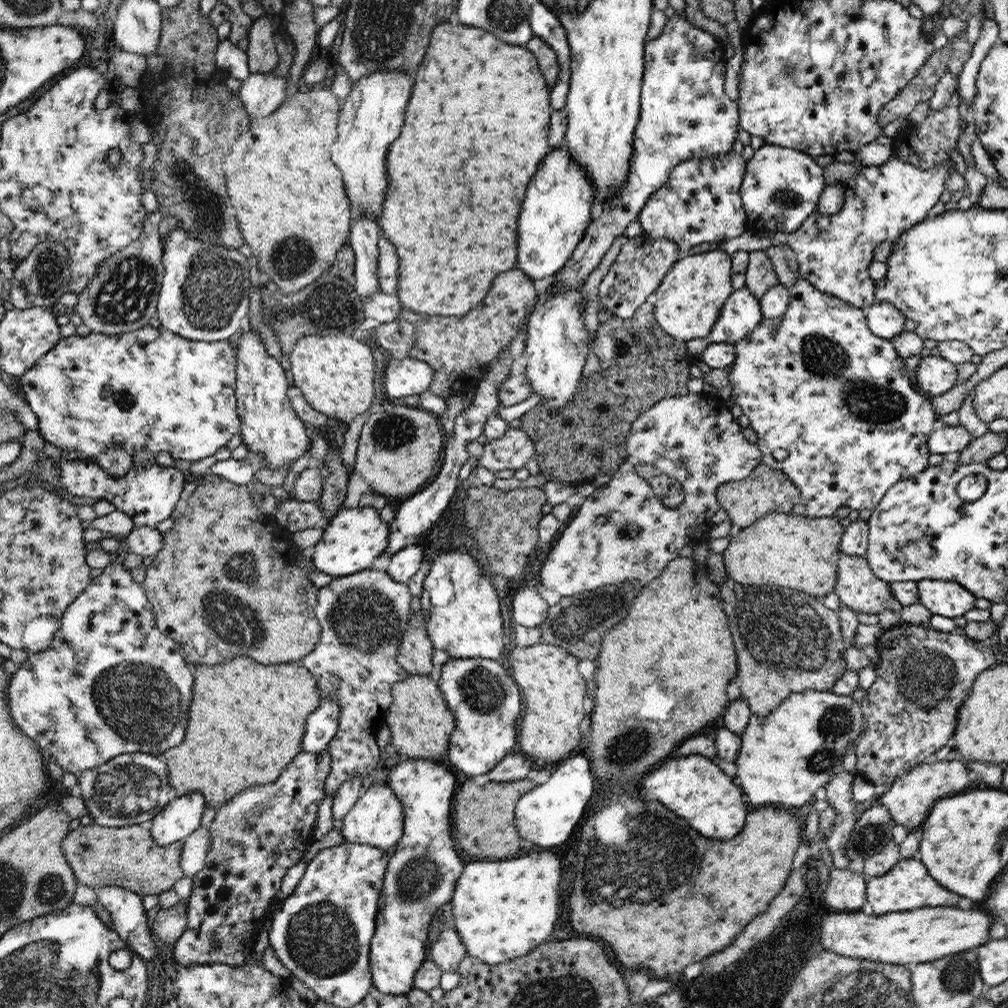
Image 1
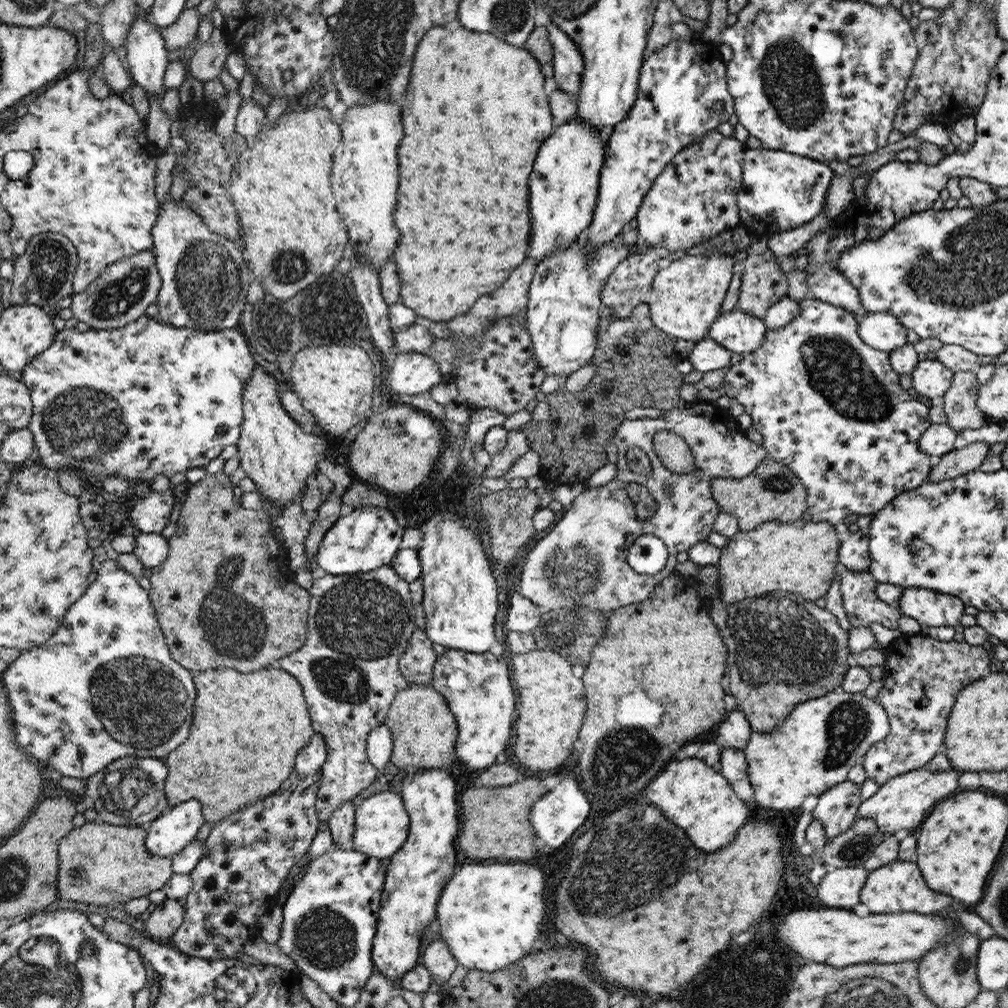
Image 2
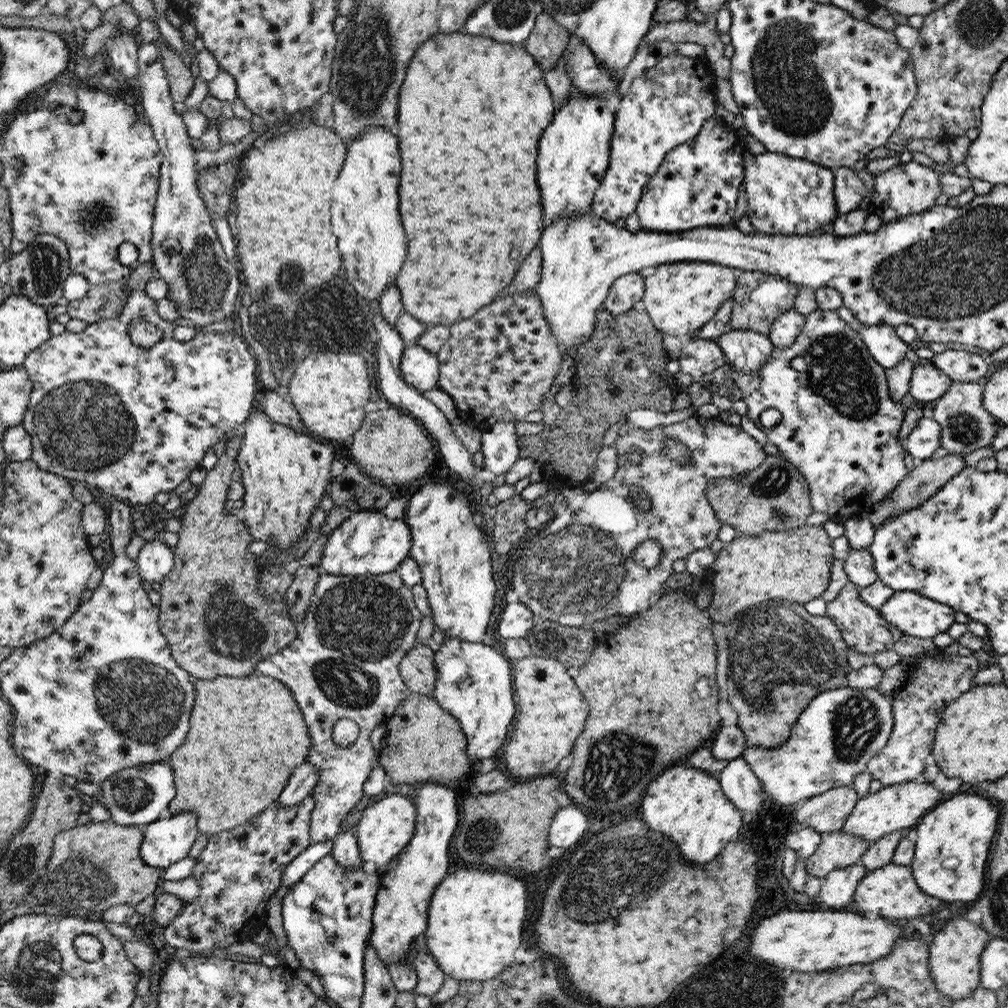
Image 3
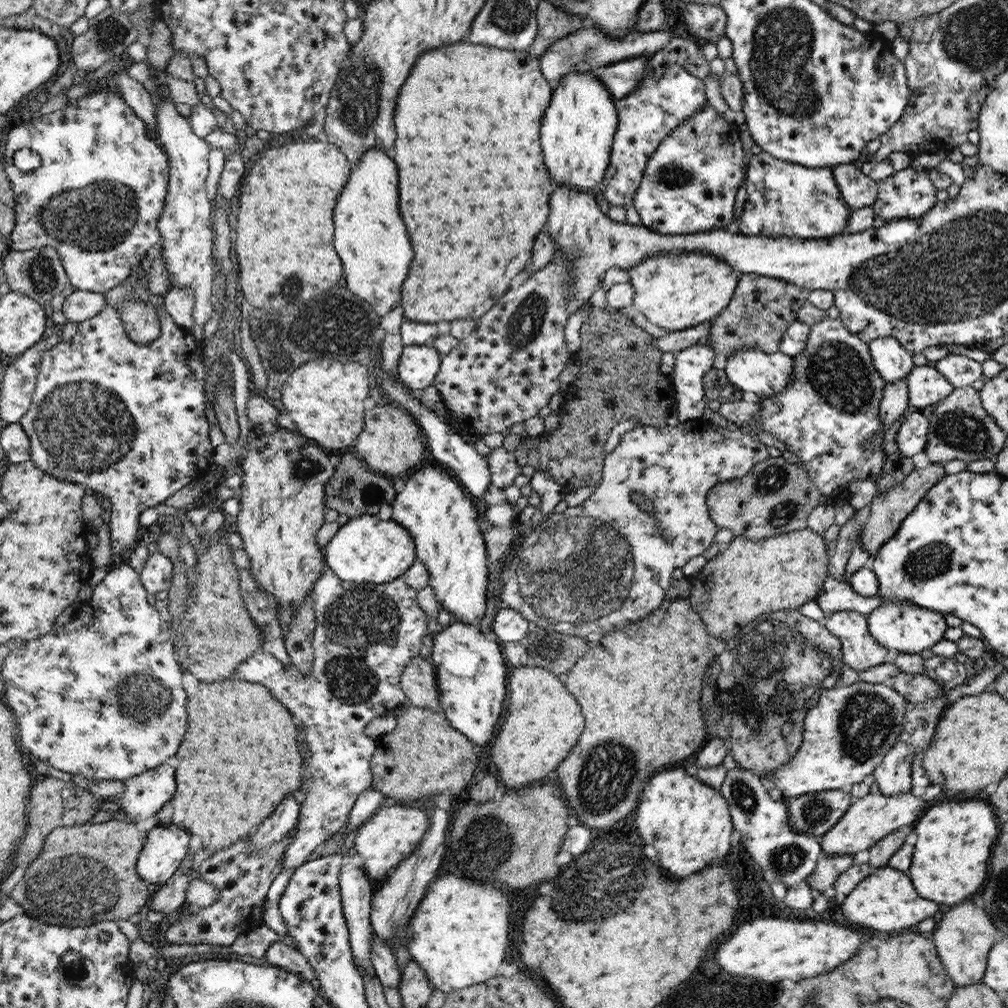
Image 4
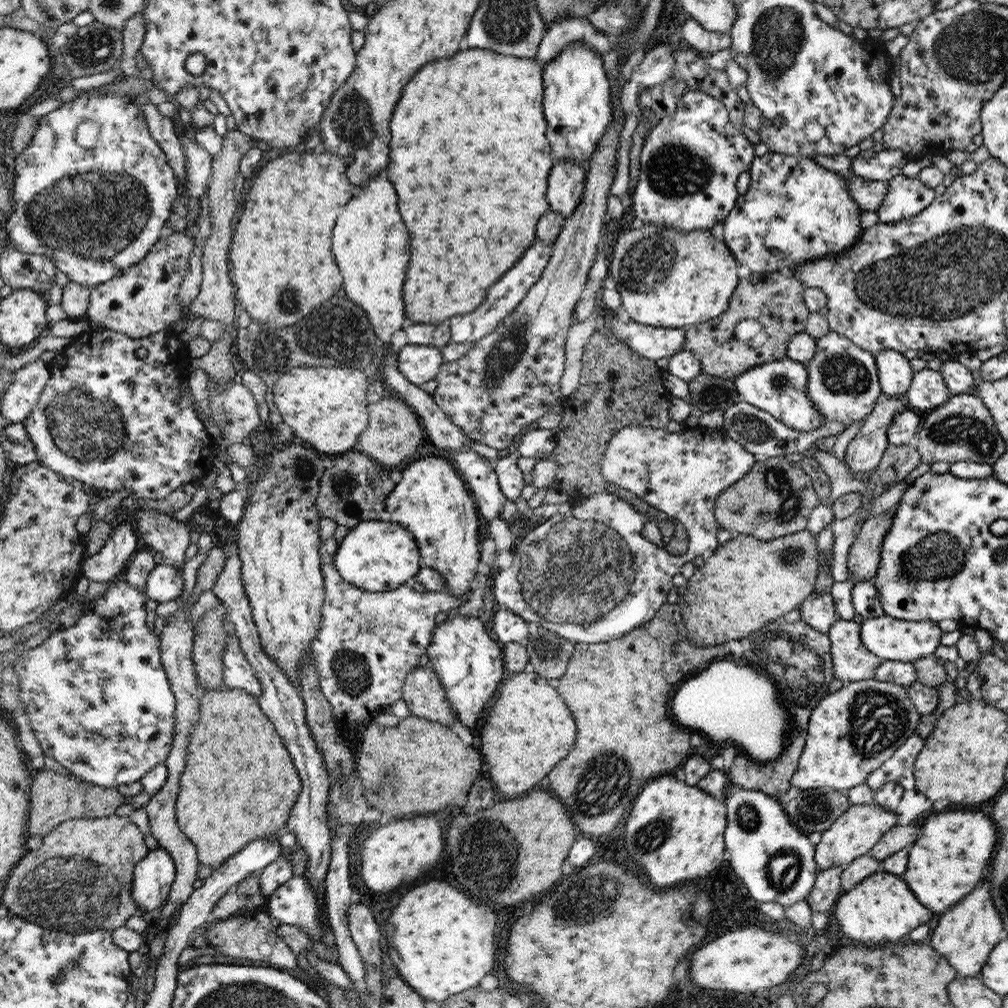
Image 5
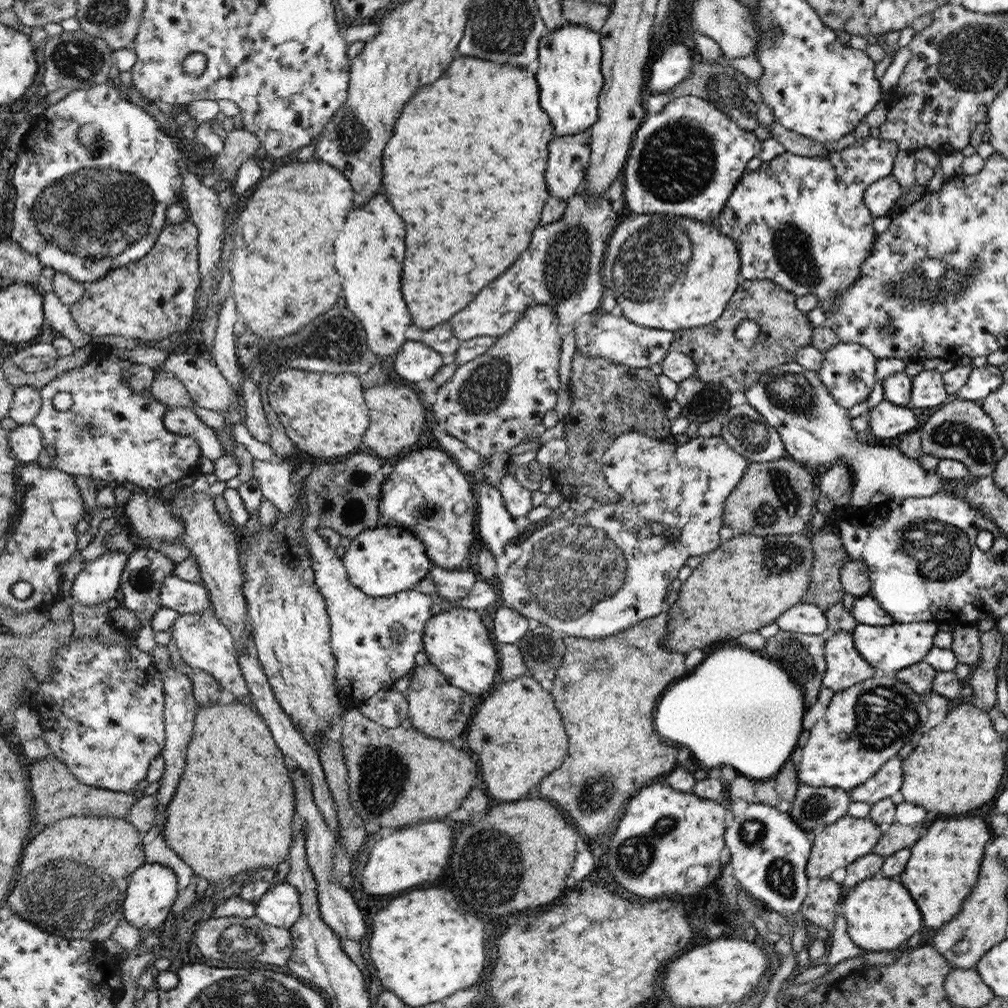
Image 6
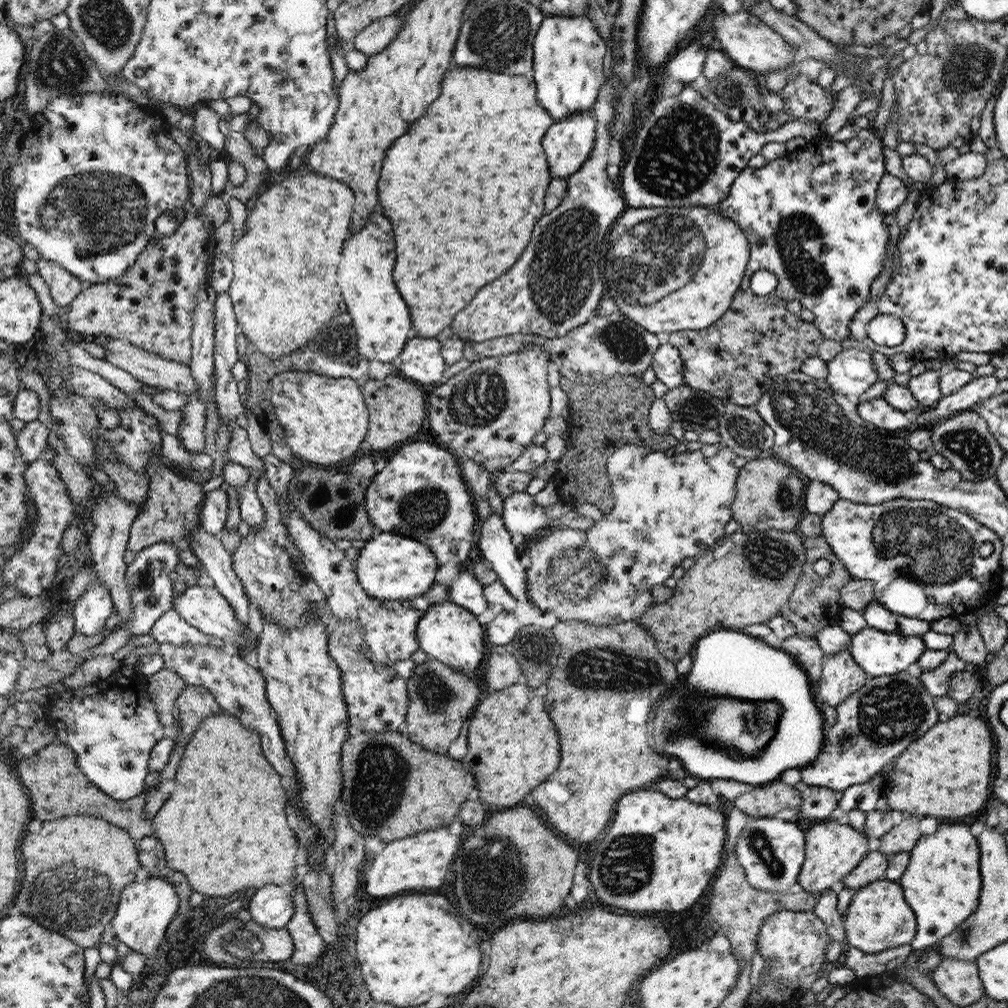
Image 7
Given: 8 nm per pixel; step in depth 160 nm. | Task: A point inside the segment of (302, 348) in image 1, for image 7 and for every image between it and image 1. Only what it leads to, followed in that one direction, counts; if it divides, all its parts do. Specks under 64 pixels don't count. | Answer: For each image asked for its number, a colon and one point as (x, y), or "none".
2: (335, 383)
3: (329, 391)
4: (325, 398)
5: (326, 406)
6: (324, 414)
7: (325, 420)

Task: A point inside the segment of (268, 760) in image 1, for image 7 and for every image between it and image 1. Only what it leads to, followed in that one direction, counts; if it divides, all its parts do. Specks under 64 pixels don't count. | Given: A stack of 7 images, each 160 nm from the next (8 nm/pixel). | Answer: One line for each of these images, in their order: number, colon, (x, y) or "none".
2: (249, 728)
3: (249, 734)
4: (242, 757)
5: (240, 785)
6: (235, 811)
7: (205, 827)

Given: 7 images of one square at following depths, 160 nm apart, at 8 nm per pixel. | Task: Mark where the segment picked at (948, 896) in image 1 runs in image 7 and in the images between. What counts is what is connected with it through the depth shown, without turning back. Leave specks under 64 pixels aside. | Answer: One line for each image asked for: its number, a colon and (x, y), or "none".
2: (898, 886)
3: (890, 892)
4: (885, 901)
5: (881, 909)
6: (881, 916)
7: (878, 918)

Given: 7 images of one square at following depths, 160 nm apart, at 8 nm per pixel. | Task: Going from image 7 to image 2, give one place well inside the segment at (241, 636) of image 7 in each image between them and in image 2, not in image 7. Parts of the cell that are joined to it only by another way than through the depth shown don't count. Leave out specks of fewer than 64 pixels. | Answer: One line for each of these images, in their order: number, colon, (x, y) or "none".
2: (153, 549)
3: (158, 560)
4: (159, 574)
5: (166, 584)
6: (186, 597)

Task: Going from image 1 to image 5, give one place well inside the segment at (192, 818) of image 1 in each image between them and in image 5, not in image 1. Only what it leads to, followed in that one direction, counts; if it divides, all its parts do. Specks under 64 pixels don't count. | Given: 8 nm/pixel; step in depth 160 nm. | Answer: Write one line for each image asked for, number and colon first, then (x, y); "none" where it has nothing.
2: (178, 827)
3: (168, 841)
4: (168, 846)
5: (155, 876)

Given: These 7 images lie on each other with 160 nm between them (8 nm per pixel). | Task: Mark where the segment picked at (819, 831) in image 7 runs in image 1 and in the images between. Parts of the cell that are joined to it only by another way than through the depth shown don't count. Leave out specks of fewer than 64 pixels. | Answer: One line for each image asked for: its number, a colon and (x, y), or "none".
1: (911, 797)
2: (902, 803)
3: (900, 806)
4: (870, 818)
5: (855, 833)
6: (839, 844)

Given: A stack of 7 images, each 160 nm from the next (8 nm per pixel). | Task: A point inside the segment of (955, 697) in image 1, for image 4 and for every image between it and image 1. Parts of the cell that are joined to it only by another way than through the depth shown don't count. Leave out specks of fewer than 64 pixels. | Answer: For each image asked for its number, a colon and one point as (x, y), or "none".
2: (923, 677)
3: (934, 683)
4: (893, 777)

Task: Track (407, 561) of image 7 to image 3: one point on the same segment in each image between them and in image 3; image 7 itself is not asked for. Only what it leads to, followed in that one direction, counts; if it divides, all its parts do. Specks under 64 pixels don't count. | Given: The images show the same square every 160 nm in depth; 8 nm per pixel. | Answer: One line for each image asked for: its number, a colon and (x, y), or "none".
3: (367, 543)
4: (367, 549)
5: (378, 556)
6: (382, 562)

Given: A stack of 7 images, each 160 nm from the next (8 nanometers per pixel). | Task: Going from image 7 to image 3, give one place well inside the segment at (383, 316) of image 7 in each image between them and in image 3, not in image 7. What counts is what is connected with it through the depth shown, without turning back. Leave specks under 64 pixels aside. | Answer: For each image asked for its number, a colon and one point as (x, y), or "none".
3: (365, 216)
4: (371, 239)
5: (370, 243)
6: (368, 257)

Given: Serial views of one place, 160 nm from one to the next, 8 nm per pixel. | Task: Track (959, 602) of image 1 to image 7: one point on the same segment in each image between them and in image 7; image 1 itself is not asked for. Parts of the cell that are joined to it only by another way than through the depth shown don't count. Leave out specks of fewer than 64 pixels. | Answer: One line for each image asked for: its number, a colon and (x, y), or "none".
2: (930, 608)
3: (911, 613)
4: (902, 628)
5: (889, 638)
6: (894, 647)
7: (879, 653)

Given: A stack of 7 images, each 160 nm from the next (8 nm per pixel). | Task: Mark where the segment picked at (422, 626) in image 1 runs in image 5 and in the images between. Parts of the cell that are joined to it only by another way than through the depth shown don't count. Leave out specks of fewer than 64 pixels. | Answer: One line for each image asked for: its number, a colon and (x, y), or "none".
2: (416, 664)
3: (417, 669)
4: (419, 678)
5: (425, 696)

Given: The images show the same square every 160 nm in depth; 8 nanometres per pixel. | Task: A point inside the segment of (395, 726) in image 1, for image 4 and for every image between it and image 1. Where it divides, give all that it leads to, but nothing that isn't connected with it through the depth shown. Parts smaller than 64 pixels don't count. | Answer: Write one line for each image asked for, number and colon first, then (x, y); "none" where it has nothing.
2: (424, 732)
3: (424, 744)
4: (425, 755)

